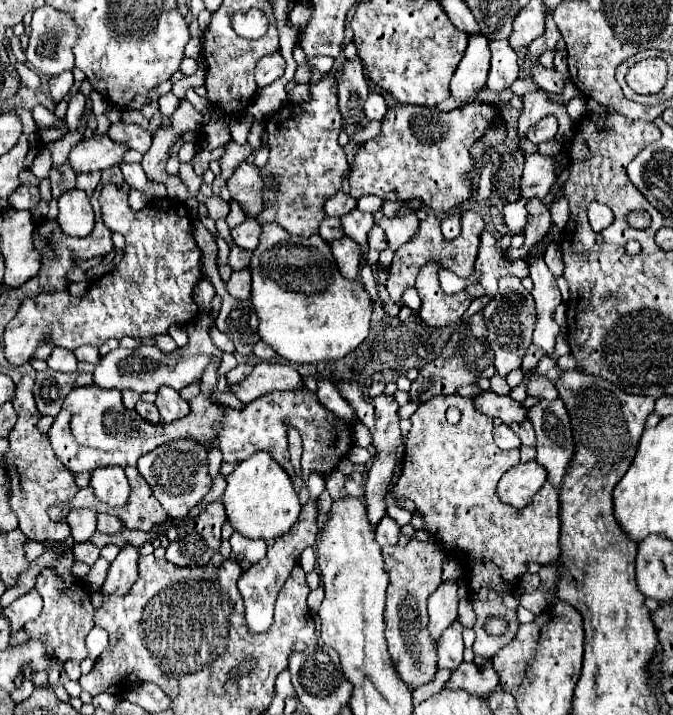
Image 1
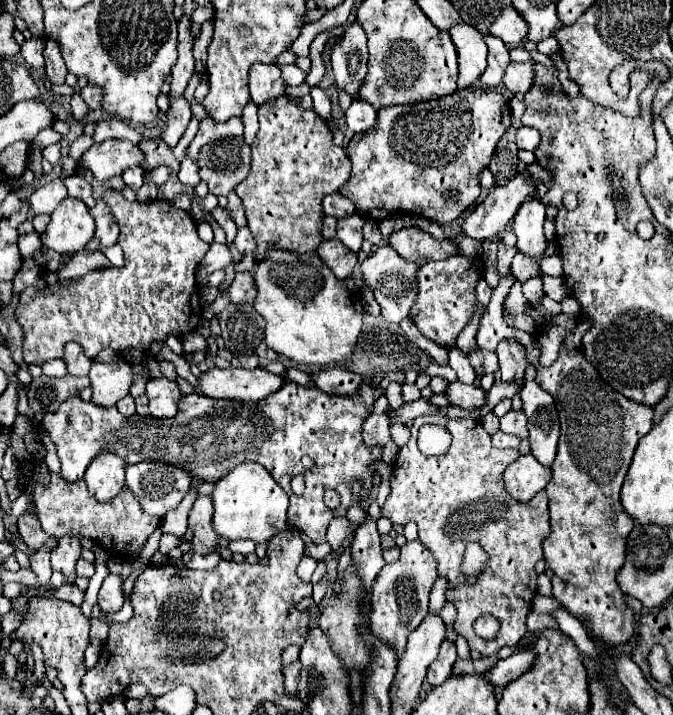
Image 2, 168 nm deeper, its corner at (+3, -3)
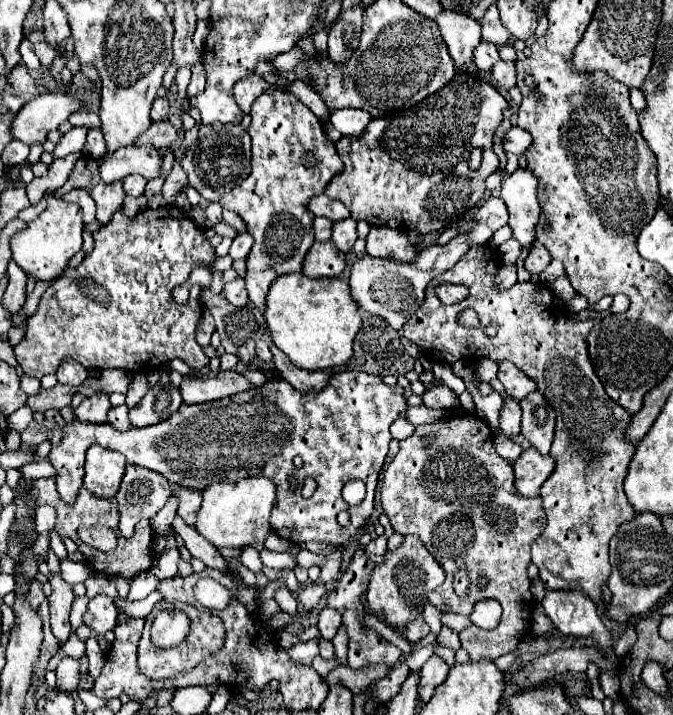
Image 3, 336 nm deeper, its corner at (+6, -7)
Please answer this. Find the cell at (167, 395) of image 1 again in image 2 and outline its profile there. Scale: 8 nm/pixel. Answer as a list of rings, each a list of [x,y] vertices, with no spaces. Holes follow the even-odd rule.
[[[149,379],[147,381],[147,397],[149,397],[149,415],[157,419],[171,419],[177,413],[177,401],[181,391],[171,379]]]

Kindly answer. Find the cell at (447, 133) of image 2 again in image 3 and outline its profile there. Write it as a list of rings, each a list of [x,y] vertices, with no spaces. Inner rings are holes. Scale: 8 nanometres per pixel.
[[[458,71],[448,85],[418,105],[388,113],[388,117],[372,119],[358,137],[342,137],[336,143],[336,149],[344,161],[344,171],[328,183],[326,195],[342,201],[350,209],[354,221],[366,221],[372,227],[394,227],[404,231],[418,229],[420,233],[456,227],[456,223],[482,199],[486,177],[498,169],[498,157],[492,151],[492,137],[504,119],[506,109],[508,101],[490,83],[476,75]],[[476,147],[482,149],[482,163],[478,169],[470,169],[470,155]]]

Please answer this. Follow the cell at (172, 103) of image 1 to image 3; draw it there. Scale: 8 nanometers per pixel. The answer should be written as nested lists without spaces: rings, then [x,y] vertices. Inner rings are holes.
[[[158,97],[154,99],[154,105],[152,105],[152,121],[164,121],[168,117],[168,99],[166,97]]]

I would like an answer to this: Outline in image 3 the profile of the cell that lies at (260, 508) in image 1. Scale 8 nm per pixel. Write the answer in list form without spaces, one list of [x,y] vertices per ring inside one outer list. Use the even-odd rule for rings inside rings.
[[[246,477],[236,483],[214,483],[202,491],[202,509],[198,511],[198,521],[194,527],[202,537],[206,537],[218,549],[220,547],[242,547],[242,545],[262,549],[266,537],[272,533],[270,513],[272,513],[274,505],[276,505],[276,483],[272,479]]]

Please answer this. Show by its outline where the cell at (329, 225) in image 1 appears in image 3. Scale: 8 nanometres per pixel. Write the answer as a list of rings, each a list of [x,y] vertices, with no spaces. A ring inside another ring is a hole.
[[[316,217],[314,235],[316,235],[316,241],[328,241],[332,237],[332,221],[326,217]]]

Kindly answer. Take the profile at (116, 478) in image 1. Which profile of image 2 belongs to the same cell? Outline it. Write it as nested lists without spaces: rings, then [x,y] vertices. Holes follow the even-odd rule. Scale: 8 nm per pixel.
[[[99,453],[85,471],[89,493],[97,501],[111,501],[125,485],[125,463],[115,453]]]

